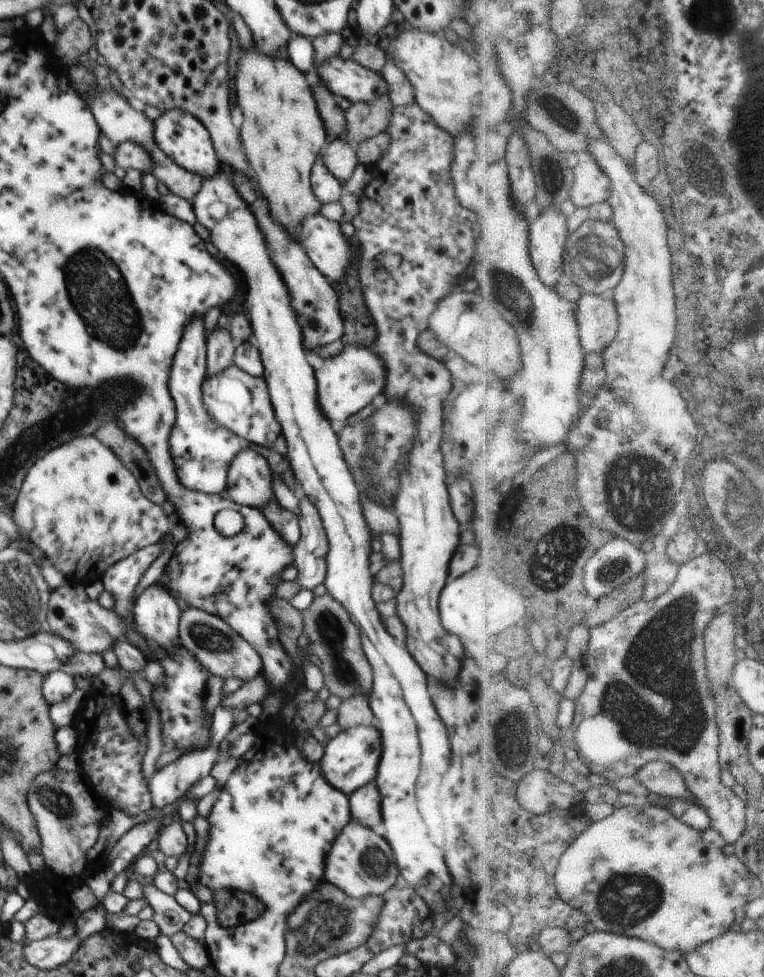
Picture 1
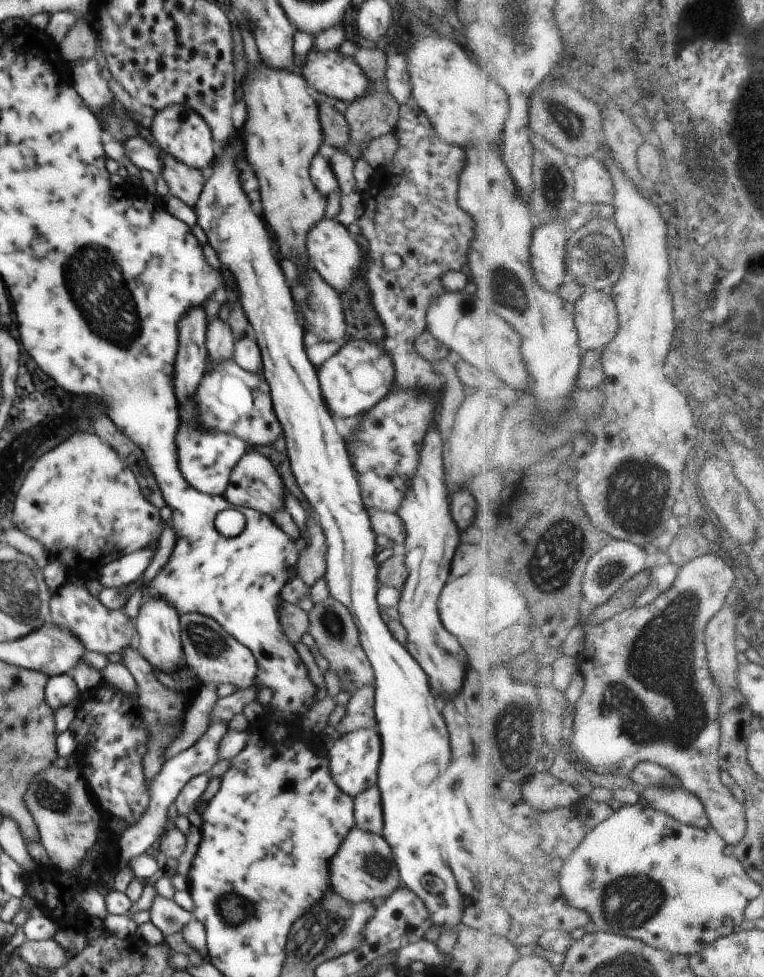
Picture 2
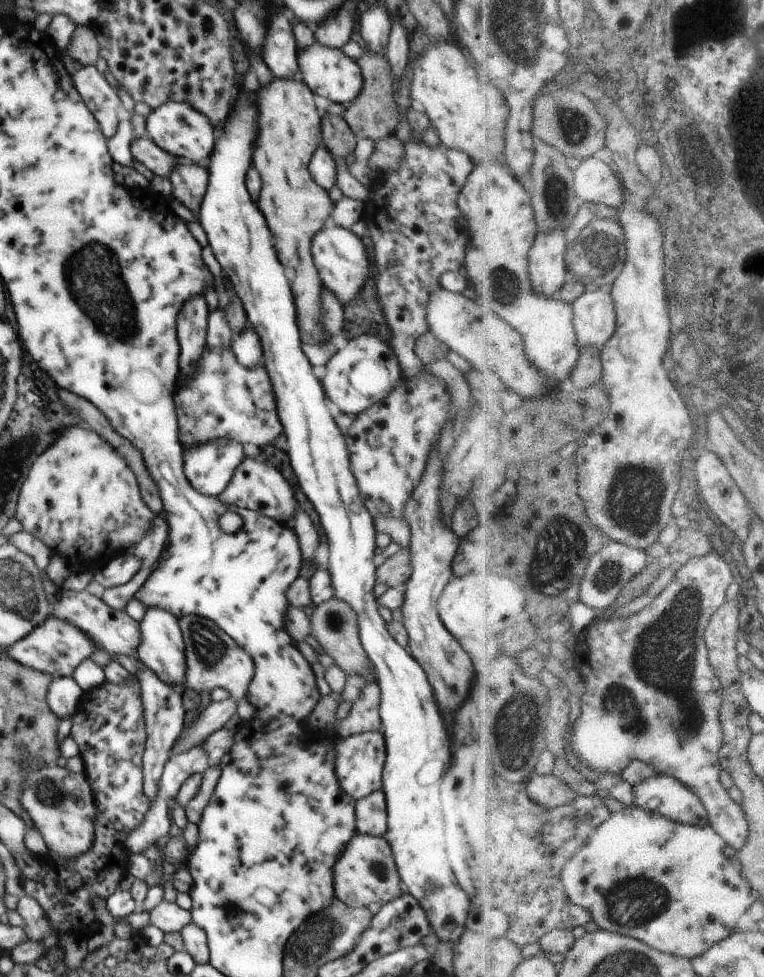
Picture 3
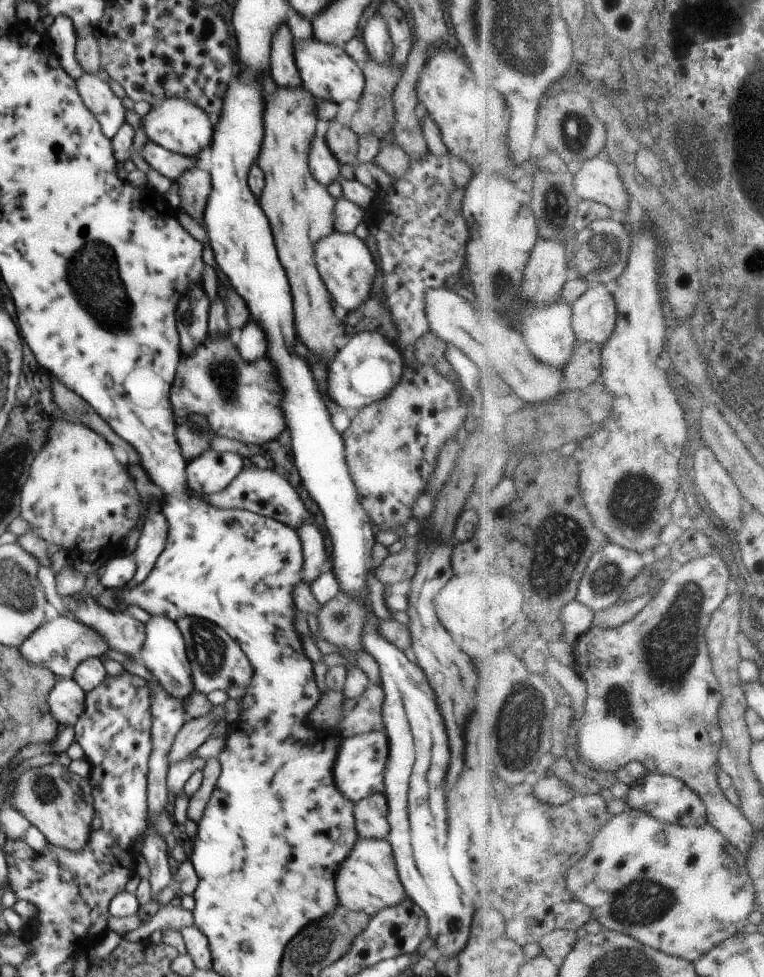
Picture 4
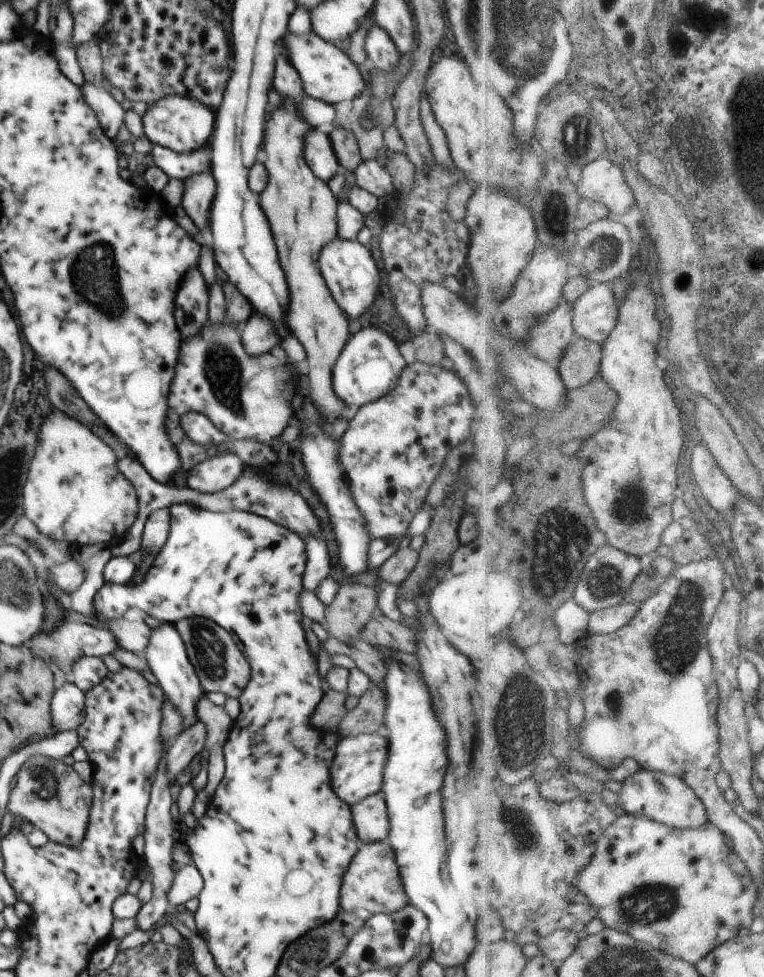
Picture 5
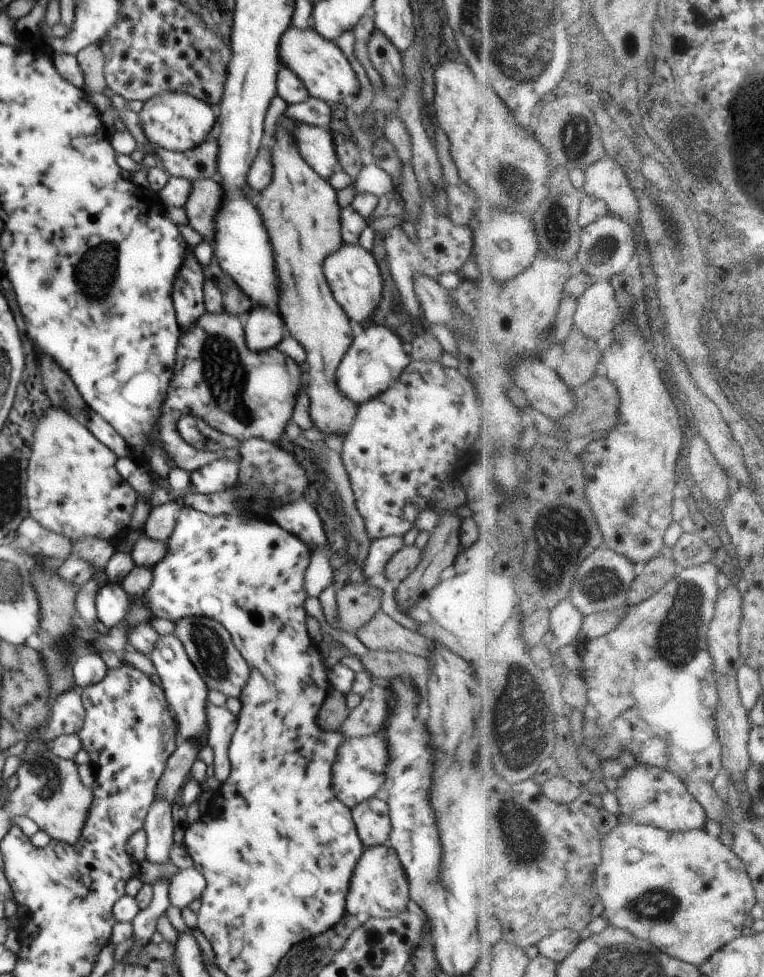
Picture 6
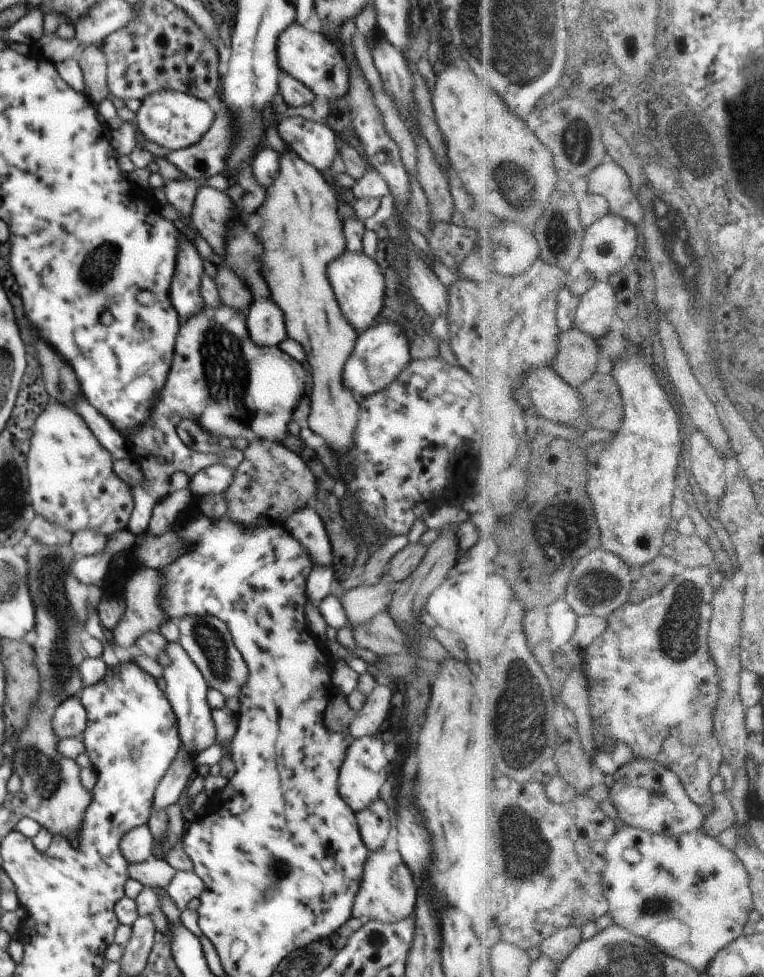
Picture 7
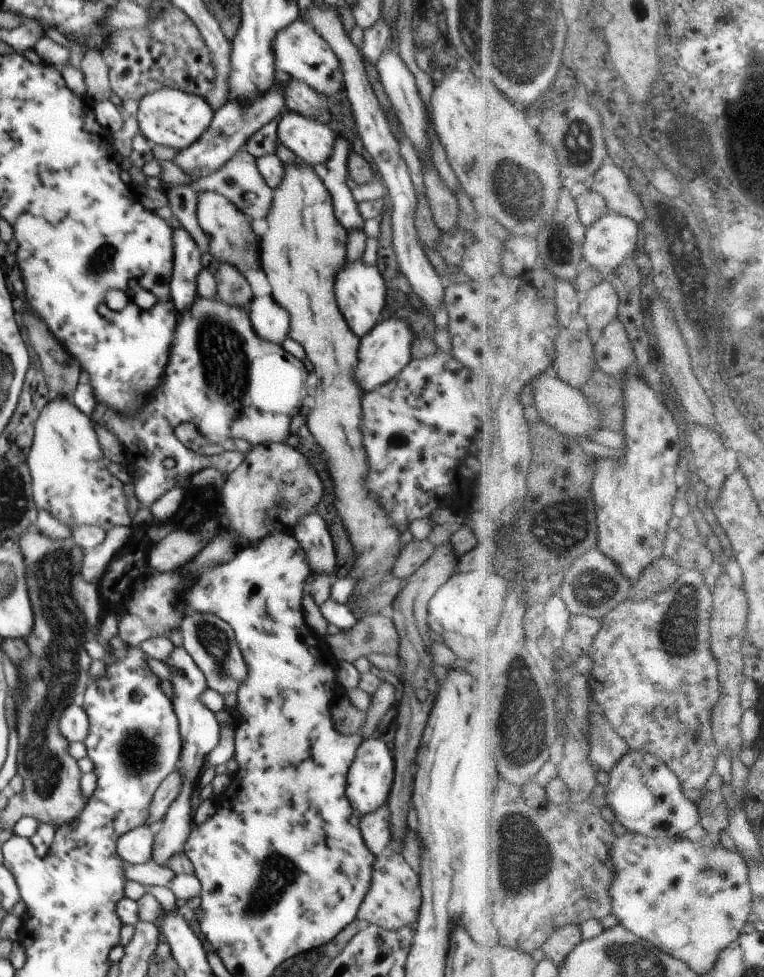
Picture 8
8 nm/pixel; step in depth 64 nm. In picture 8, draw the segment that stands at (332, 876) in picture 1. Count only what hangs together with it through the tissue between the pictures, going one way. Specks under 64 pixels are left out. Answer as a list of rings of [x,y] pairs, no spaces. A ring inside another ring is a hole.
[[[394,852],[388,858],[376,857],[372,864],[372,884],[368,896],[364,896],[358,908],[356,919],[366,920],[384,930],[396,932],[404,926],[414,928],[418,922],[420,906],[422,906],[422,890],[418,886],[418,876],[408,866],[408,862],[404,862],[404,857]]]

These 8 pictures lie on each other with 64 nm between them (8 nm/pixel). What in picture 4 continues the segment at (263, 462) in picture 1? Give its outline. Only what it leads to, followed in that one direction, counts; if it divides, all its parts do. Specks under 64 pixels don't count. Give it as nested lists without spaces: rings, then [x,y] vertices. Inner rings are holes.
[[[251,462],[244,464],[243,470],[232,480],[232,483],[221,492],[210,495],[207,502],[218,509],[245,509],[246,511],[283,523],[296,531],[305,521],[312,518],[296,490],[280,474],[270,468],[254,466]]]

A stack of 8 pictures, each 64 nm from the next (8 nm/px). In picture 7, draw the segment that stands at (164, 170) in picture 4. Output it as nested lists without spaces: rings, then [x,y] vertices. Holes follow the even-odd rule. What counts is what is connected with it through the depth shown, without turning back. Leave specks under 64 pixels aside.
[[[222,104],[208,132],[199,142],[182,150],[171,151],[167,160],[188,179],[204,182],[226,169],[225,160],[228,160],[228,152],[232,152],[232,144],[232,112],[228,112],[226,104]]]

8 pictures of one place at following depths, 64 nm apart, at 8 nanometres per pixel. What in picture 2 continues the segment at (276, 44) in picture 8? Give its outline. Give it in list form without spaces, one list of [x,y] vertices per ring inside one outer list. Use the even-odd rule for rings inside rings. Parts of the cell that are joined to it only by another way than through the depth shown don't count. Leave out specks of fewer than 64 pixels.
[[[315,47],[310,50],[302,74],[308,80],[308,86],[312,86],[319,94],[324,94],[328,100],[336,99],[342,102],[353,103],[354,100],[362,98],[368,94],[370,88],[370,80],[368,76],[362,72],[362,68],[353,57],[342,54],[339,50],[332,52],[318,52]]]

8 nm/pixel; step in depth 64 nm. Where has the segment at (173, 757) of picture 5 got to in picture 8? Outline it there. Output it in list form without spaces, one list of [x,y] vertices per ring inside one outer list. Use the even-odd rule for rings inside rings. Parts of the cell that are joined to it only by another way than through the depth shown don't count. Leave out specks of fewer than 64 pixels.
[[[179,766],[170,776],[166,776],[156,789],[152,802],[149,808],[146,825],[152,824],[162,820],[170,804],[176,800],[176,797],[182,790],[182,774],[180,774]]]

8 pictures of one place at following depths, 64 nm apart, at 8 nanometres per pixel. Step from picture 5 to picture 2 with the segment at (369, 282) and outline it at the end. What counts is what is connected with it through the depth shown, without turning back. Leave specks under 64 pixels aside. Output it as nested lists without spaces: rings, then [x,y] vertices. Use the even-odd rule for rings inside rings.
[[[326,217],[322,218],[308,232],[306,248],[308,248],[308,256],[310,256],[312,266],[336,290],[346,290],[350,284],[353,284],[354,279],[358,276],[358,271],[361,269],[362,260],[364,260],[362,251],[356,242],[356,237],[352,237],[343,224],[338,224],[336,220]]]

